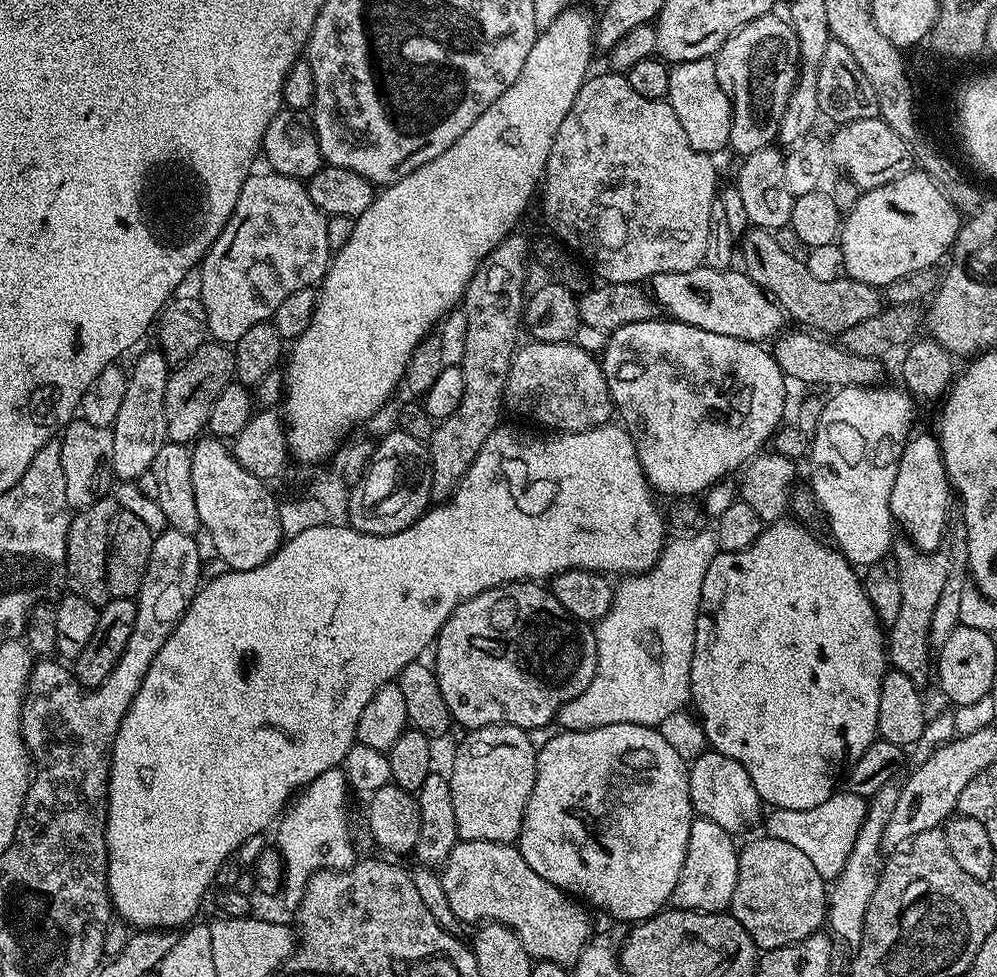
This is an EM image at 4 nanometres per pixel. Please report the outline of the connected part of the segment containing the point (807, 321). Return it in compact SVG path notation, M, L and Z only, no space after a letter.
M749 227L739 241L738 256L741 261L744 259L742 271L780 305L785 317L789 321L797 320L800 323L797 325L813 333L845 332L858 322L866 322L866 318L874 318L874 314L886 307L885 297L877 285L851 278L823 280L815 276L803 264L805 261L801 257L786 254L786 250L778 246L775 235L767 228Z

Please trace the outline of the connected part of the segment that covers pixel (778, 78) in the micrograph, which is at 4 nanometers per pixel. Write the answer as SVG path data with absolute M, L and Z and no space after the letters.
M769 14L754 18L742 26L722 45L714 59L718 82L728 91L728 100L732 104L732 125L728 148L743 158L754 154L754 150L769 147L780 135L780 119L790 102L792 91L796 89L796 77L800 74L800 47L791 23L783 15Z

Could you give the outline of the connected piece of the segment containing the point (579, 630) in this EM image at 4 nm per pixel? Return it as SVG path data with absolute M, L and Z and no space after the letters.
M514 580L510 584L500 584L496 588L486 590L482 594L459 604L454 610L454 614L450 614L448 621L440 627L440 634L434 641L435 652L434 671L438 678L438 686L442 686L442 698L446 698L446 706L450 710L453 721L457 725L461 724L464 730L485 728L491 724L509 724L525 730L544 728L551 720L553 723L559 717L560 707L563 704L578 698L578 694L582 694L582 690L586 690L586 686L590 686L598 666L598 646L596 645L595 631L585 621L574 619L566 610L566 606L562 606L562 602L558 602L558 598L554 598L547 587L536 582L523 580Z

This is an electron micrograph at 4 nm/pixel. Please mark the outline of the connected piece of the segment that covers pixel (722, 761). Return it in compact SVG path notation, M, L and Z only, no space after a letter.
M705 750L697 760L691 761L688 785L693 813L717 823L731 834L744 832L756 819L761 819L762 801L758 790L754 790L754 782L750 782L750 774L746 774L742 762L730 758L722 750Z

